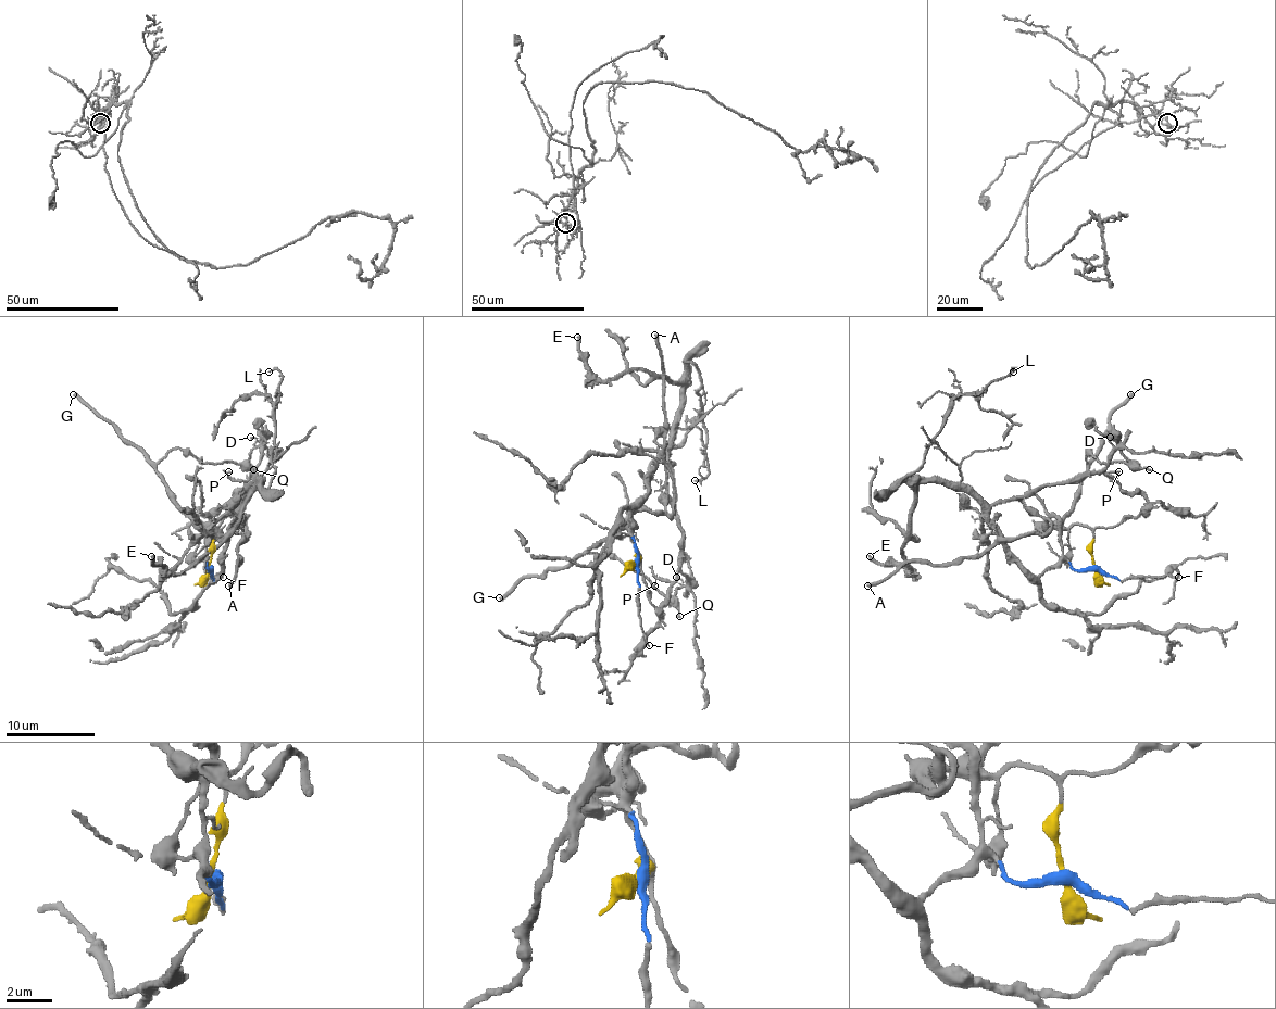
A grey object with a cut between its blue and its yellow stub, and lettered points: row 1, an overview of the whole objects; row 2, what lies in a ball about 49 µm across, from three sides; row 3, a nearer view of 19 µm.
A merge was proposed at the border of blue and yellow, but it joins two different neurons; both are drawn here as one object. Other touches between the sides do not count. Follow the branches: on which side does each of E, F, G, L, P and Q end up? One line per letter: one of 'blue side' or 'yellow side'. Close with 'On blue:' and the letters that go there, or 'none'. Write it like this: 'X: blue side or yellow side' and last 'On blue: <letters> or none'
E: blue side
F: blue side
G: yellow side
L: blue side
P: blue side
Q: yellow side
On blue: E, F, L, P

